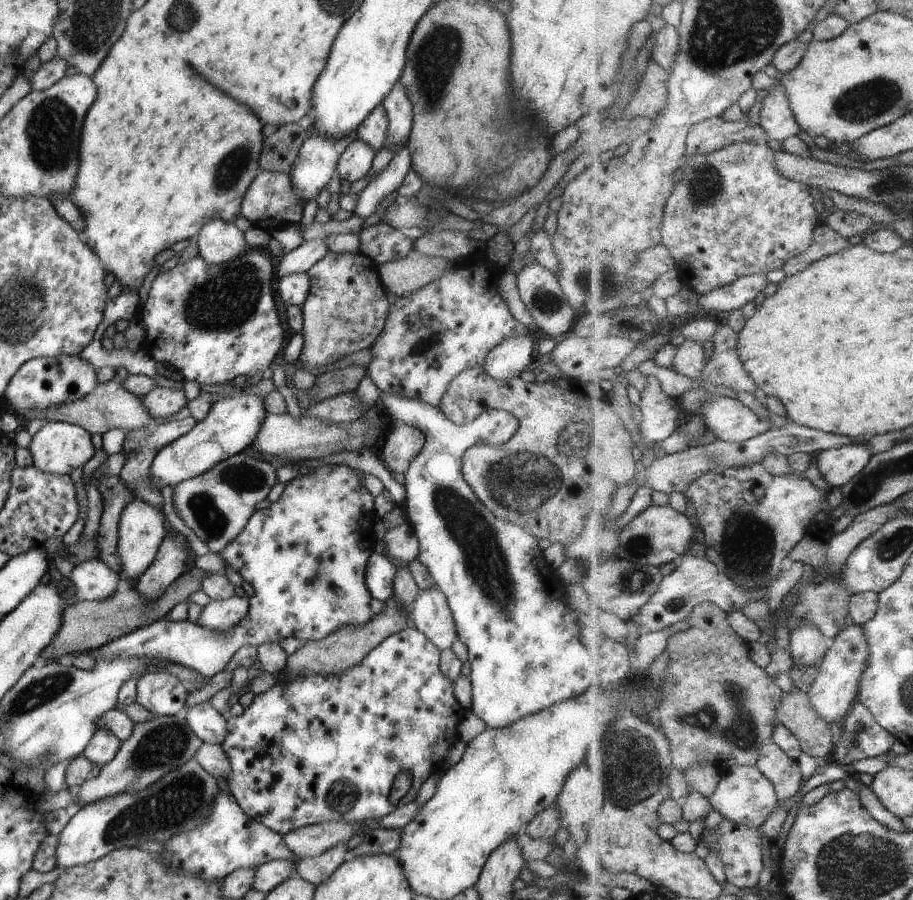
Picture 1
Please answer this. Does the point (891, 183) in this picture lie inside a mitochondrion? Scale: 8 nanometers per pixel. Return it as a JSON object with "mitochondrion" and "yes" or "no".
{"mitochondrion":"yes"}

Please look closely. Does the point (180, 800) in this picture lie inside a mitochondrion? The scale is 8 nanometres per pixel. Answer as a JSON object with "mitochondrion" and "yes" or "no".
{"mitochondrion":"yes"}

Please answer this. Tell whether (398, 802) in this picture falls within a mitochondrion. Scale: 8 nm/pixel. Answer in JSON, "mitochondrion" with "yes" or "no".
{"mitochondrion":"no"}

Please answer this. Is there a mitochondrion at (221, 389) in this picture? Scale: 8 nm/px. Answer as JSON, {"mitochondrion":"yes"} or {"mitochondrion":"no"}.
{"mitochondrion":"no"}

